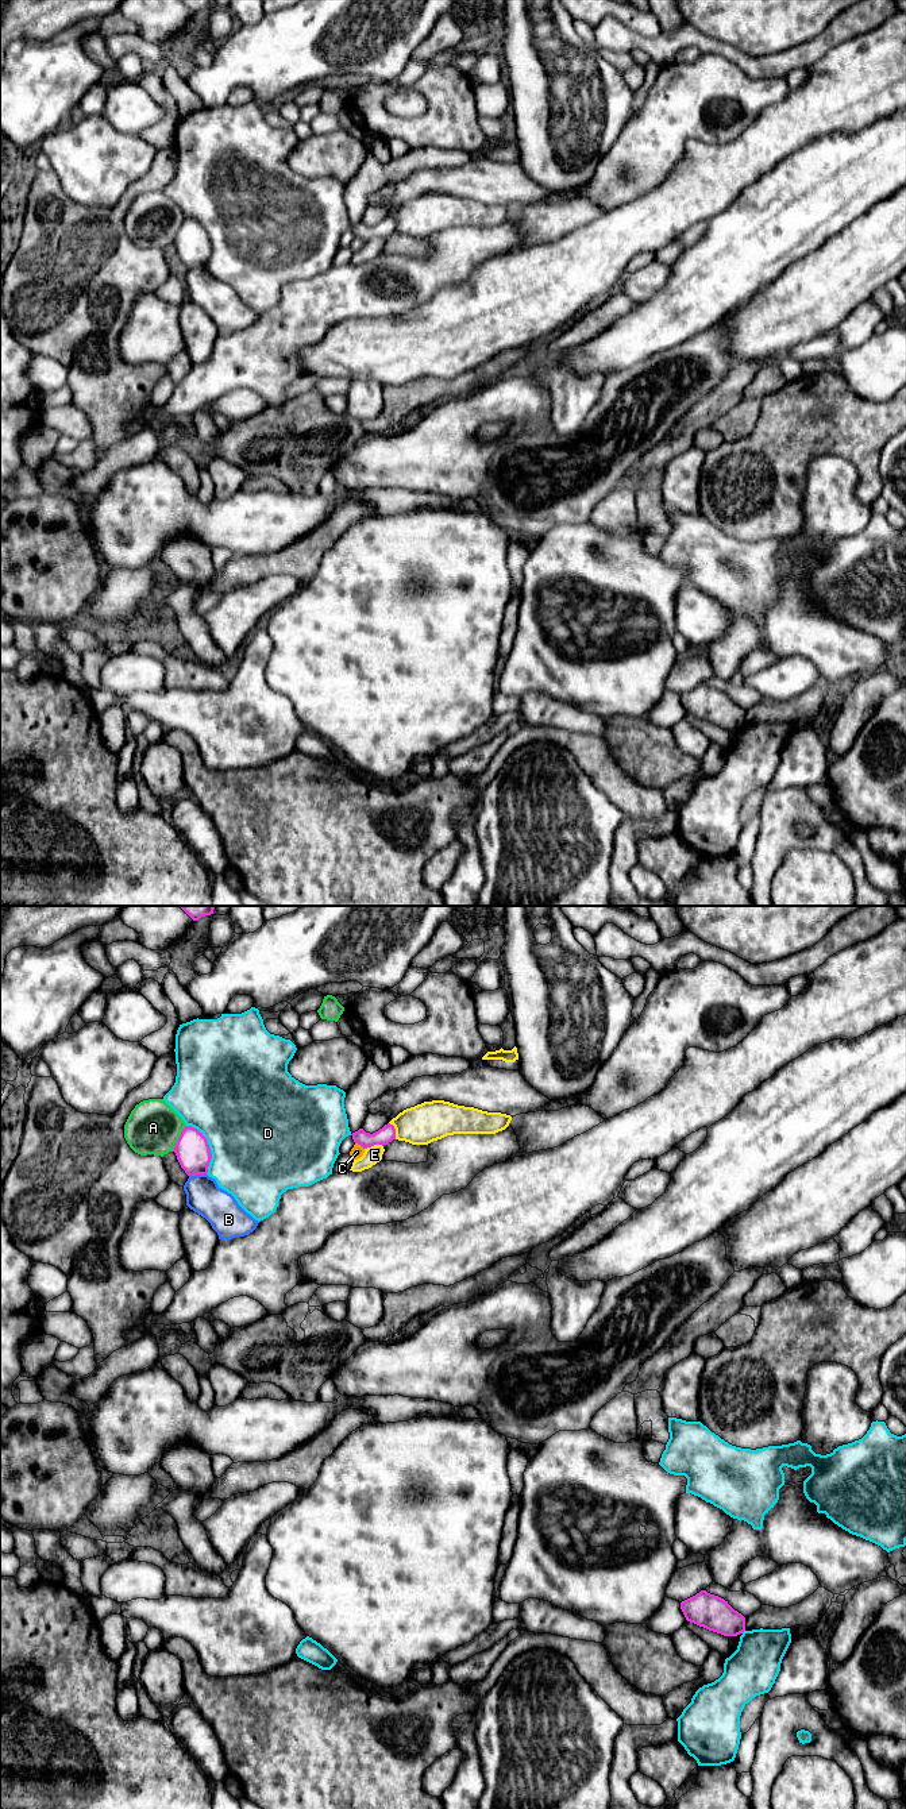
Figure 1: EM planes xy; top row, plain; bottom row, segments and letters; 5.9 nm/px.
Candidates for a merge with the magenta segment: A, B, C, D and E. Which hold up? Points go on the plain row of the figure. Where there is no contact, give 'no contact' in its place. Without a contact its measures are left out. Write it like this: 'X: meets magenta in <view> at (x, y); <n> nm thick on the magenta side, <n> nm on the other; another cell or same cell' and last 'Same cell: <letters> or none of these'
A: meets magenta in xy at (178, 231); 200 nm thick on the magenta side, 320 nm on the other; another cell
B: meets magenta in xy at (197, 266); 200 nm thick on the magenta side, 200 nm on the other; another cell
C: meets magenta in xy at (359, 236); 100 nm thick on the magenta side, 80 nm on the other; another cell
D: meets magenta in xy at (208, 239); 200 nm thick on the magenta side, 500 nm on the other; another cell
E: meets magenta in xy at (373, 238); 100 nm thick on the magenta side, 100 nm on the other; another cell
Same cell: none of these

